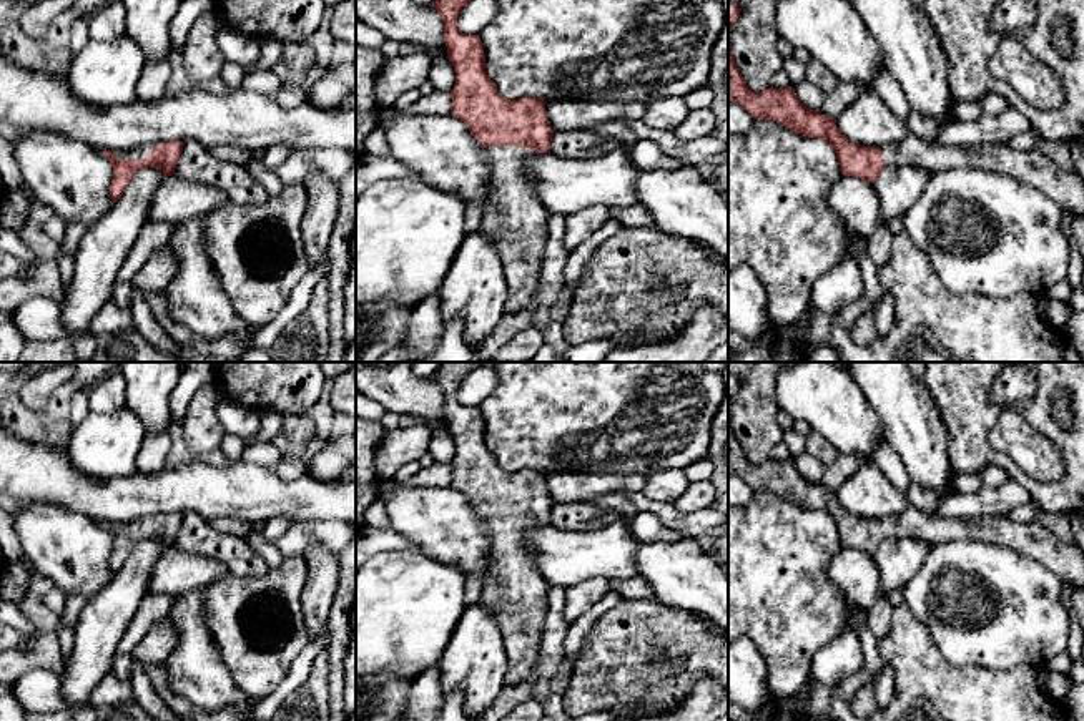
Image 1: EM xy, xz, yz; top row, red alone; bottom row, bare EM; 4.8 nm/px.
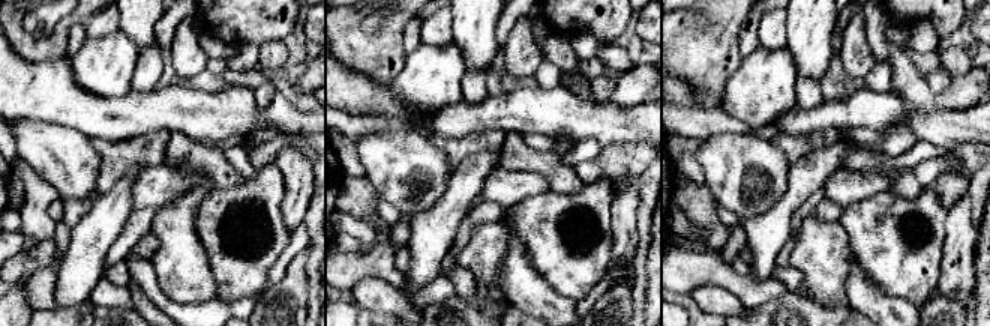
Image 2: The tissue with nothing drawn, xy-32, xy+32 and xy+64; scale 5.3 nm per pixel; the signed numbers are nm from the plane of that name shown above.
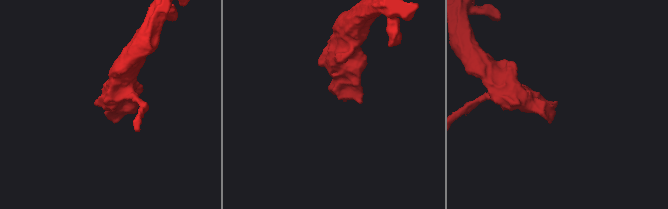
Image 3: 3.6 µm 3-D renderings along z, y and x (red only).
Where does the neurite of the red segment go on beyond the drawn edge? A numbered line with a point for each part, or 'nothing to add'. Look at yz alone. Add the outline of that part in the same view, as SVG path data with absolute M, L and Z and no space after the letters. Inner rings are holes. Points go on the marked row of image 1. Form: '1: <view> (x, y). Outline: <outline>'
1: yz (1066, 188). Outline: M913 133L881 150L886 164L893 166L914 166L929 173L979 168L1004 174L1039 189L1074 218L1084 214L1084 181L1081 176L1056 166L1037 150L1017 151L1008 143L956 148L939 145L934 138L918 138Z

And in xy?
1: xy (142, 153). Outline: M143 146L140 150L131 150L131 151L111 151L116 158L120 159L128 159L128 158L135 158L135 159L145 159L151 151L151 146Z

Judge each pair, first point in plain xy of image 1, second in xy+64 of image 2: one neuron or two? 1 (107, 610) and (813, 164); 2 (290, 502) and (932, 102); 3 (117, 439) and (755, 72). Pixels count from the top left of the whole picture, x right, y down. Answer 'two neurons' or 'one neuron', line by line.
1: one neuron
2: two neurons
3: one neuron

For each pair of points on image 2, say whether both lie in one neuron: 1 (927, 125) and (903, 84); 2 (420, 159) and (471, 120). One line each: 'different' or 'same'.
1: different
2: different

